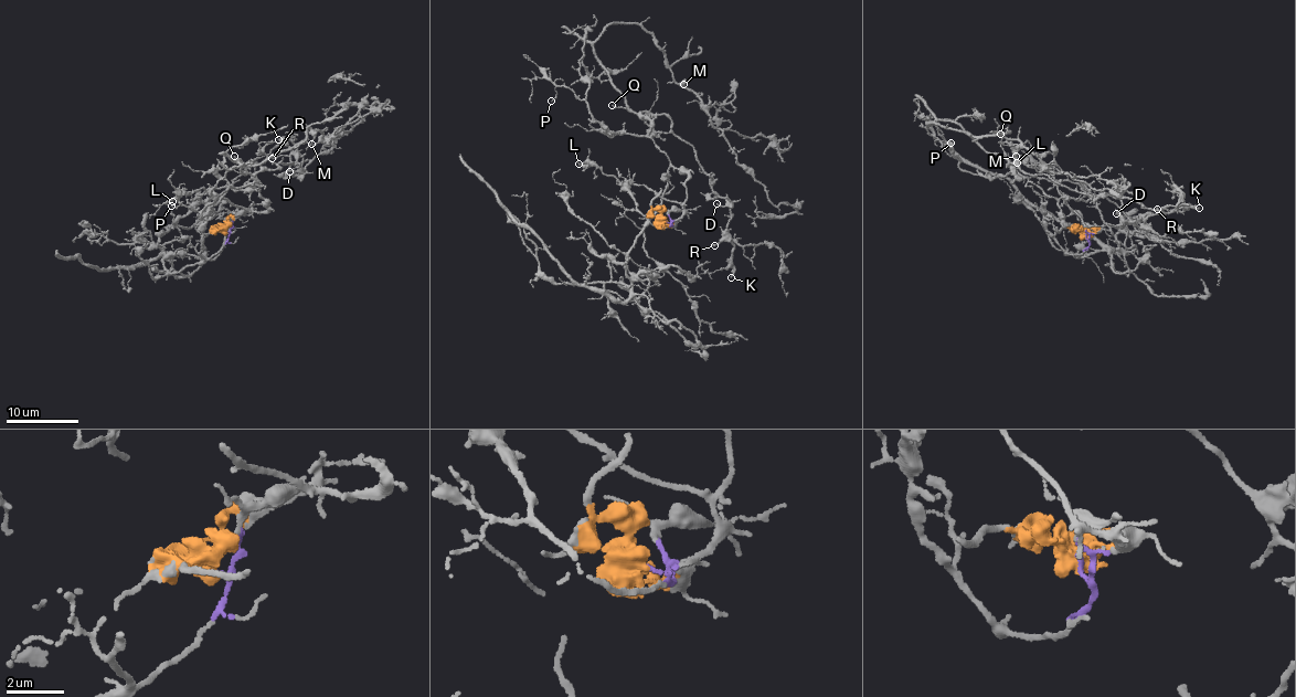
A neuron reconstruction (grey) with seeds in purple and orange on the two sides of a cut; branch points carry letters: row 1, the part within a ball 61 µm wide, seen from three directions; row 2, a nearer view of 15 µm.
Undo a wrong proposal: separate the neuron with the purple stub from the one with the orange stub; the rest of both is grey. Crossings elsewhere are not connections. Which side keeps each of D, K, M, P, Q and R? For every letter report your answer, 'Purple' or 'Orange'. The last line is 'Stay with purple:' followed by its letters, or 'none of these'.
D: Orange
K: Orange
M: Orange
P: Orange
Q: Orange
R: Orange
Stay with purple: none of these

